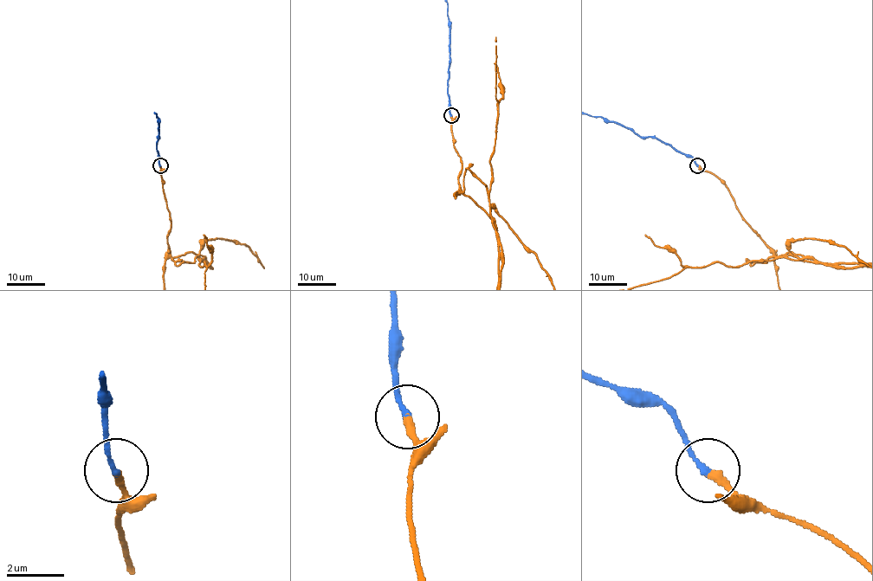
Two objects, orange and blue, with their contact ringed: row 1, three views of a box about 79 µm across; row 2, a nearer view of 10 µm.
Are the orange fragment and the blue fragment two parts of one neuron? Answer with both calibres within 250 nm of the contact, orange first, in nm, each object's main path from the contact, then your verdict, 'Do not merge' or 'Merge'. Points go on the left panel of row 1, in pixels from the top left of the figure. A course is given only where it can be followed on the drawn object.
Thickness 280 nm (orange) against 170 nm. Course of blue: (159, 165), (157, 151), (158, 122), (154, 112). Merge

